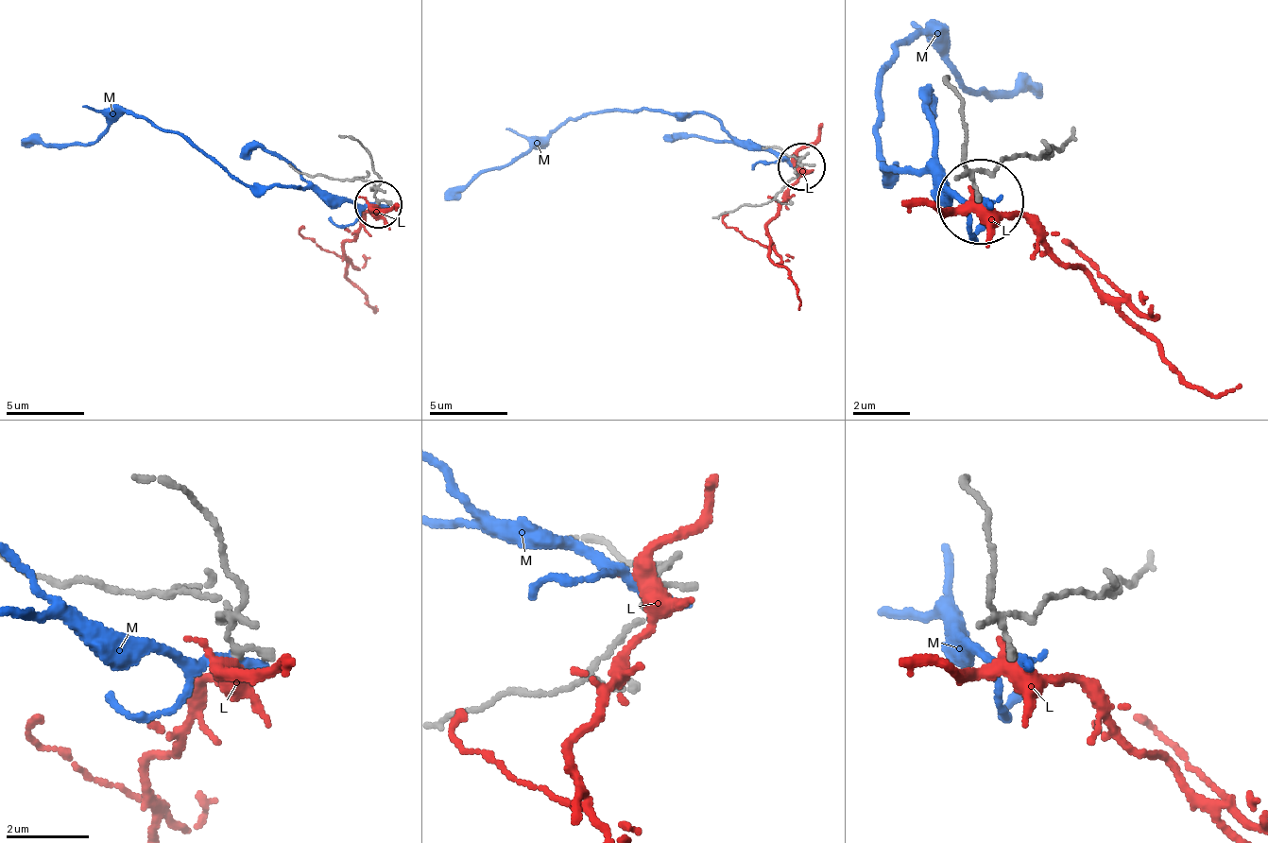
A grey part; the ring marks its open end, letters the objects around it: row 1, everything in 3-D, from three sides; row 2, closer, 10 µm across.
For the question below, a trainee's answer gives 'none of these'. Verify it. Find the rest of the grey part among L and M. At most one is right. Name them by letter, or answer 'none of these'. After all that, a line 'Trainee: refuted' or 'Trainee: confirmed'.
L
Trainee: refuted

